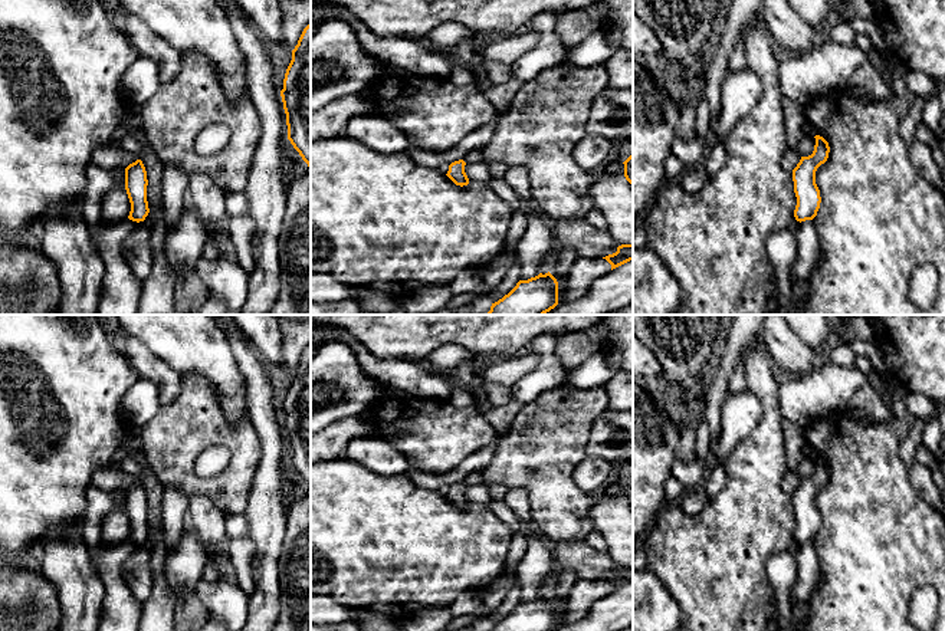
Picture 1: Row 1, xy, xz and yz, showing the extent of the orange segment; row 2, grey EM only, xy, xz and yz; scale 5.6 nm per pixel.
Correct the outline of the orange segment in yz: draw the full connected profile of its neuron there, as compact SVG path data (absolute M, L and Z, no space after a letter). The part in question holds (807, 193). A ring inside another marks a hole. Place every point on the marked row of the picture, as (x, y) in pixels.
M816 135L814 151L808 157L801 157L797 167L793 170L794 193L797 206L794 217L797 221L813 220L820 208L821 197L816 184L816 171L828 158L828 142Z

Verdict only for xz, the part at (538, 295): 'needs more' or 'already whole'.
already whole

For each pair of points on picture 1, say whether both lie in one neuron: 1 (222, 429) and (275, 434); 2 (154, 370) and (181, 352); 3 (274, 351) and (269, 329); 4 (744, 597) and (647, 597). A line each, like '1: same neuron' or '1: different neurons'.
1: different neurons
2: different neurons
3: same neuron
4: different neurons

